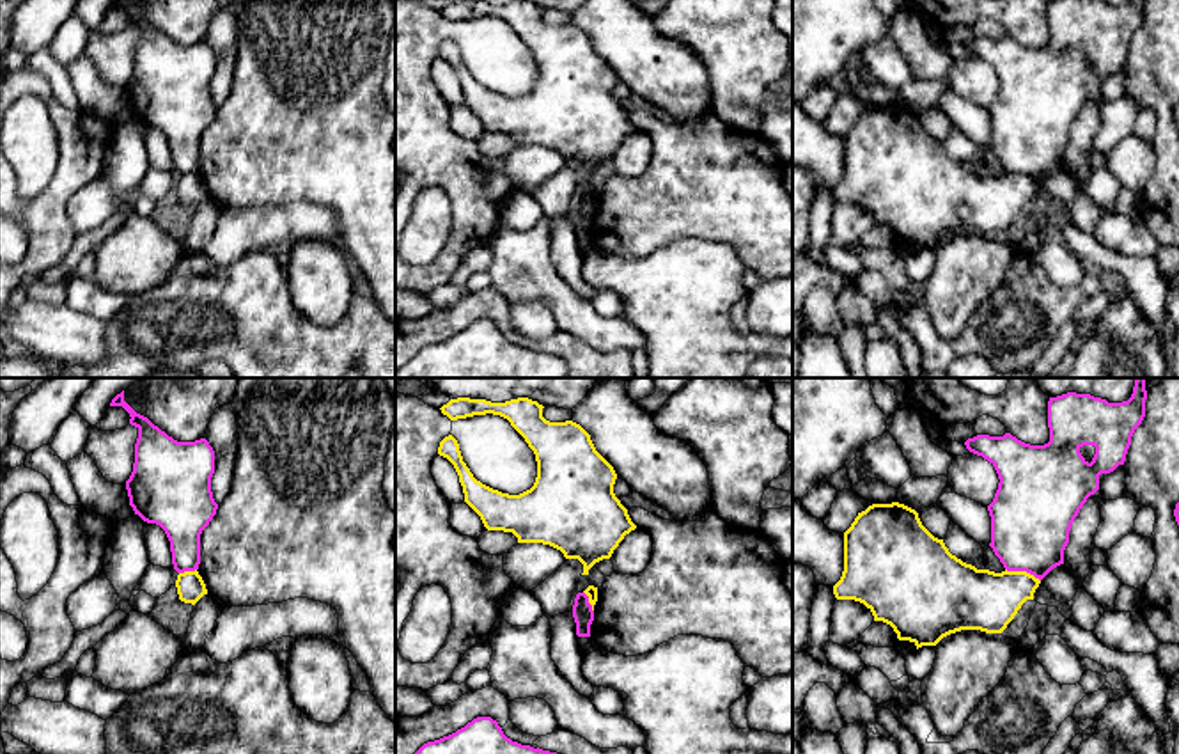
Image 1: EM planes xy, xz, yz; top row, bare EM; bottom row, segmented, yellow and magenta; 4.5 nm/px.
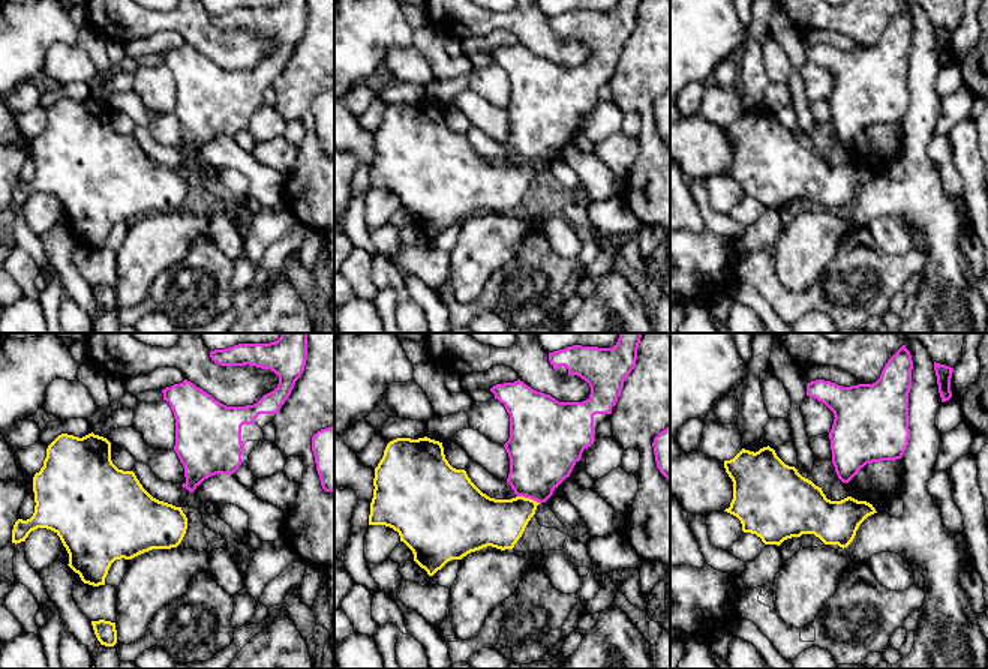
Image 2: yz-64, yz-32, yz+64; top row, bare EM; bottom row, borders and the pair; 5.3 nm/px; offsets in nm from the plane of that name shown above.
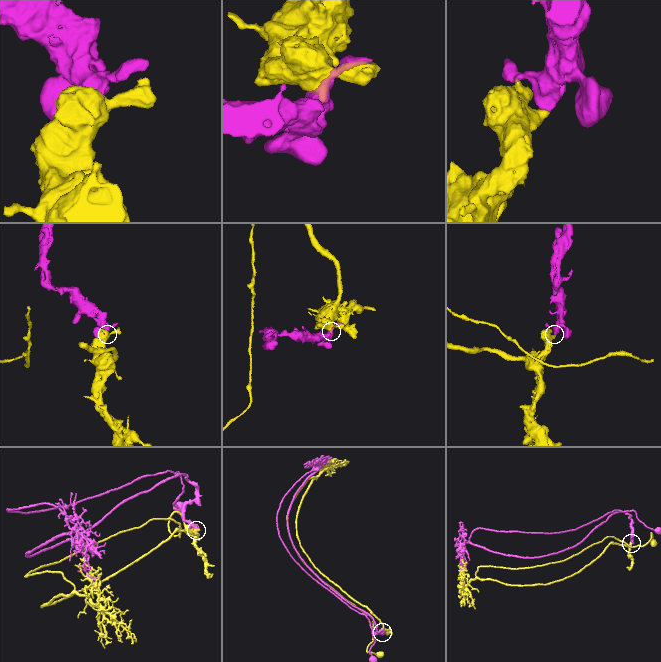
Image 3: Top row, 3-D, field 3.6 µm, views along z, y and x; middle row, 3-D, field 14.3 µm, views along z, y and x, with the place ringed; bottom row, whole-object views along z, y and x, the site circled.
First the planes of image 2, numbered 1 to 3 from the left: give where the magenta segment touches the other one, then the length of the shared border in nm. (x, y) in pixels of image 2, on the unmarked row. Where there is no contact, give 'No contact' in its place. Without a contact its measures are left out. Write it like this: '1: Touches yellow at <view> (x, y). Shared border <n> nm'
1: No contact
2: Touches yellow at yz-32 (528, 162). Shared border 130 nm
3: No contact

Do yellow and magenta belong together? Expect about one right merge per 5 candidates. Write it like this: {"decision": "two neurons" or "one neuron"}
{"decision": "two neurons"}

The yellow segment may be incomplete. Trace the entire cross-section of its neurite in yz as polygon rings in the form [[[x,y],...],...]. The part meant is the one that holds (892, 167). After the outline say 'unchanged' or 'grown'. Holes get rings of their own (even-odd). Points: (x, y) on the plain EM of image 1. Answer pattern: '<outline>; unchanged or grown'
[[[872,106],[858,115],[851,130],[844,135],[844,174],[833,188],[837,202],[855,202],[863,206],[874,218],[894,231],[899,243],[910,243],[918,250],[936,248],[943,240],[961,232],[980,232],[1002,236],[1014,222],[1041,183],[1027,174],[977,172],[949,154],[943,142],[934,140],[920,124],[918,115],[904,106]]]; unchanged

